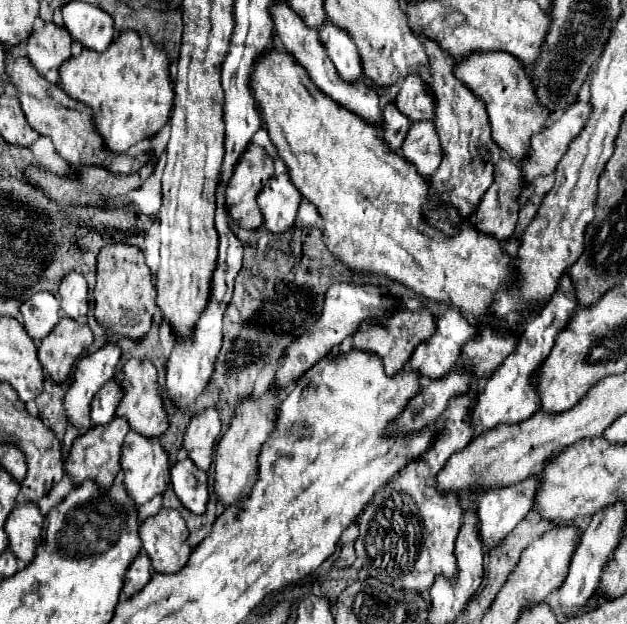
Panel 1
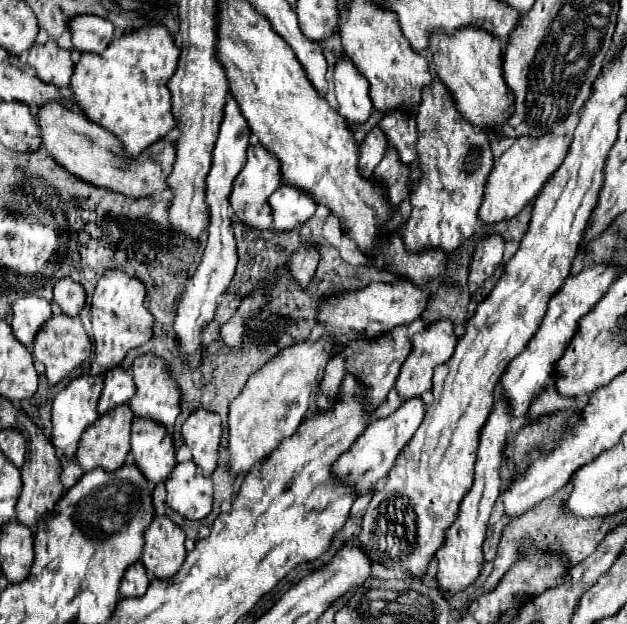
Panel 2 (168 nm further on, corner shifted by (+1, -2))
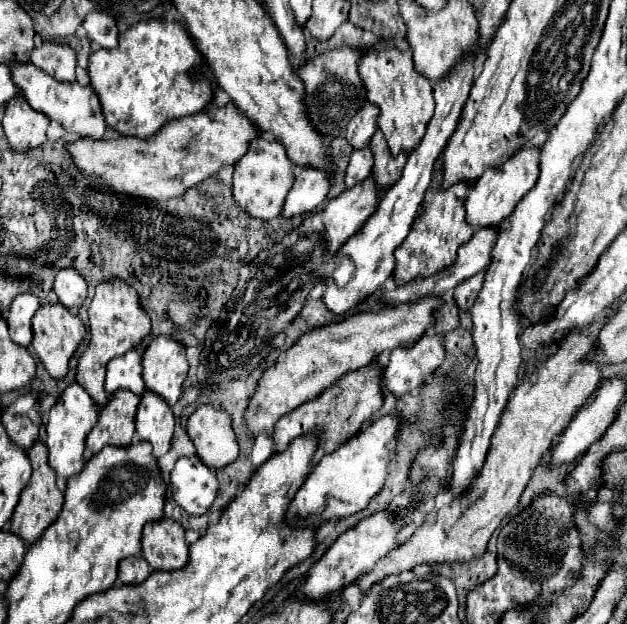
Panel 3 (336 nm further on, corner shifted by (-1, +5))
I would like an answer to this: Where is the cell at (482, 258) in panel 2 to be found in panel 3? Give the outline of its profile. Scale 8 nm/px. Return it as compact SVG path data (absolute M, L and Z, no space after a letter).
M486 268L480 270L476 276L470 276L470 278L466 278L464 282L460 282L456 286L454 298L458 302L458 308L462 308L462 310L470 310L472 308L472 304L478 298L478 292L480 292L480 288L484 284L484 276L486 276Z

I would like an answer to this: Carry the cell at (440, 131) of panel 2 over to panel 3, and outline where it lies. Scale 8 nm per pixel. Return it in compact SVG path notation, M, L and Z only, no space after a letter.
M442 168L434 170L434 180L424 196L422 214L416 218L410 234L396 250L396 270L394 270L396 284L404 284L404 280L412 280L414 276L430 276L440 268L446 268L456 260L456 250L464 242L468 242L474 234L474 228L466 222L466 216L464 216L464 210L466 210L464 200L470 192L470 184L460 182L448 188L444 186L440 188L442 184L440 180L444 180Z

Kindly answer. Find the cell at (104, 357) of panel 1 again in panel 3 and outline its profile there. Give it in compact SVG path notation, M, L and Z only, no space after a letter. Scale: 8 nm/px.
M70 384L58 398L56 406L50 410L50 418L46 424L46 446L48 446L48 460L50 466L56 470L58 478L70 478L74 472L80 472L84 466L84 440L88 432L96 426L100 406L92 400L92 396L78 384Z

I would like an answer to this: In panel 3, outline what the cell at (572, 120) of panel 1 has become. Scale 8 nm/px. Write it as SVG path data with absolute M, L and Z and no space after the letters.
M532 146L532 148L520 148L518 152L514 152L508 160L504 160L500 166L492 166L488 168L470 188L470 194L464 202L466 206L466 216L468 216L468 224L472 226L498 226L504 218L508 218L516 204L536 186L540 176L540 148Z

